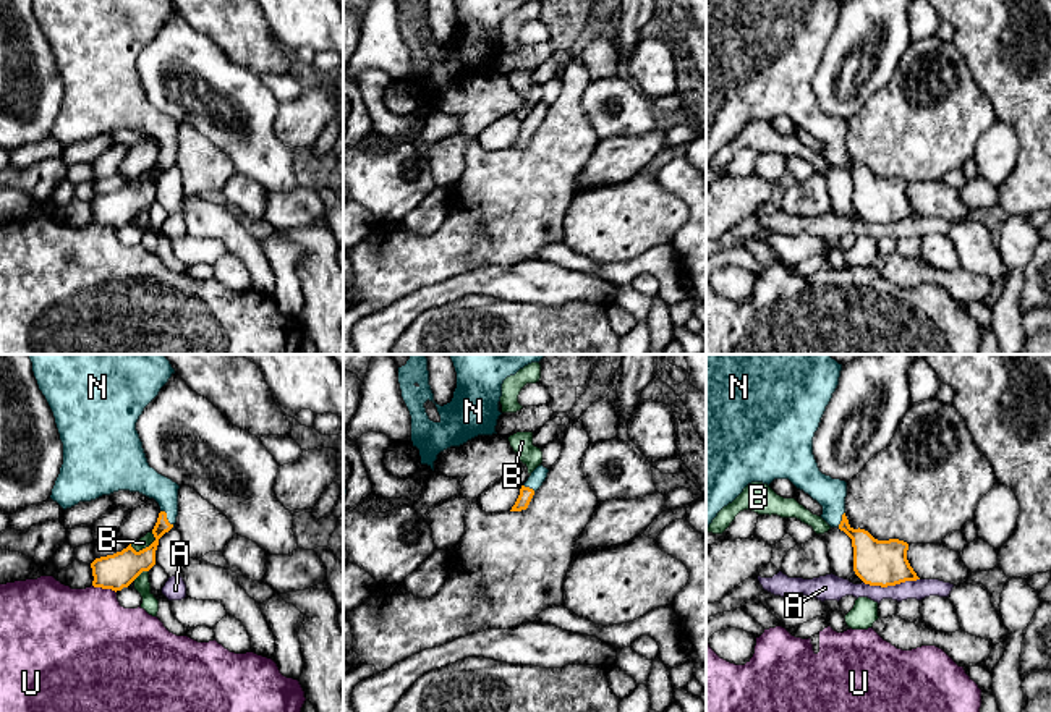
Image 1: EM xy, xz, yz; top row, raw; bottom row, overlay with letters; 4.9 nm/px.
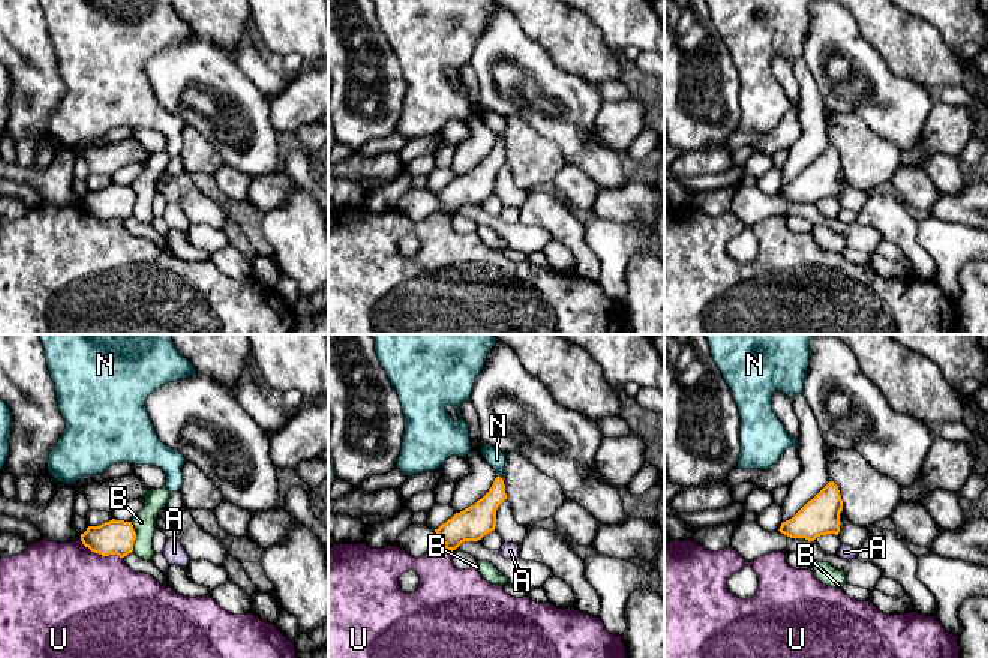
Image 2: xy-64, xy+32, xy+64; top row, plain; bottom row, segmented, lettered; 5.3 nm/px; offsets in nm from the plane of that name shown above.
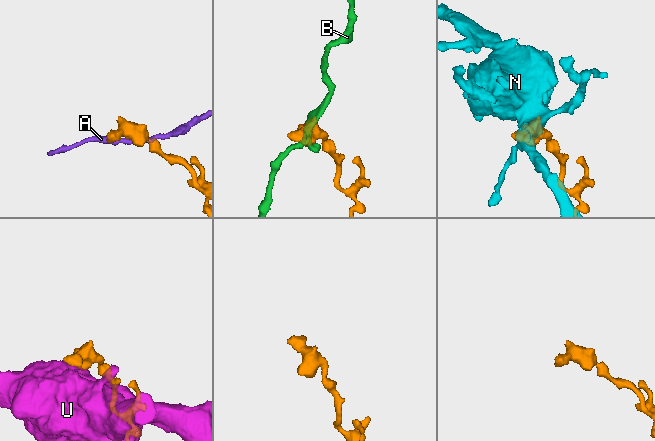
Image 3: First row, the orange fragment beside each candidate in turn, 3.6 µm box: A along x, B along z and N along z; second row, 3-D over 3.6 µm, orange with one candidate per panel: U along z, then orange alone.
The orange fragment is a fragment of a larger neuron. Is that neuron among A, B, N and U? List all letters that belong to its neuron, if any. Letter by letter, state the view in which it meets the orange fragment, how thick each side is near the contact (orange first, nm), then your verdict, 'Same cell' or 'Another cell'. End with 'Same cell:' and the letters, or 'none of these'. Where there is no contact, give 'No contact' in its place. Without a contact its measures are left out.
A: Touches orange in yz. Thickness 220 nm (orange) against 100 nm. Another cell
B: Touches orange in xy. Thickness 180 nm (orange) against 60 nm. Another cell
N: Touches orange in xy. Thickness 110 nm (orange) against 160 nm. Same cell
U: Touches orange in xy. Thickness 180 nm (orange) against 460 nm. Another cell
Same cell: N

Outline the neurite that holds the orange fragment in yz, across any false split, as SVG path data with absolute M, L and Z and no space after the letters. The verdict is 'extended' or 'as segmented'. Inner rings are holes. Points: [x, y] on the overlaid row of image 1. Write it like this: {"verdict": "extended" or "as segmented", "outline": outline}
{"verdict": "extended", "outline": "M706 354L706 532L717 513L732 503L751 482L771 484L789 479L823 506L821 518L852 539L853 571L870 586L896 586L920 579L907 560L908 544L899 539L878 540L865 529L853 529L845 516L847 482L819 471L813 437L839 385L842 364L829 354Z"}

